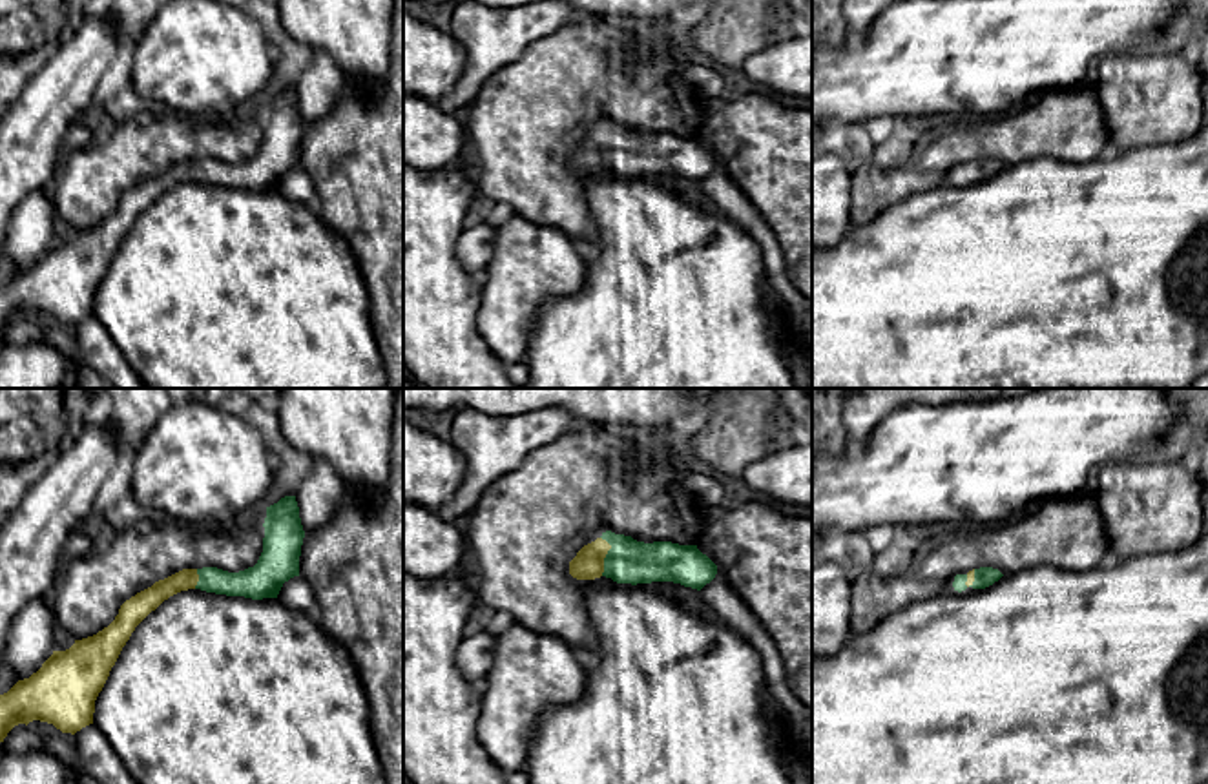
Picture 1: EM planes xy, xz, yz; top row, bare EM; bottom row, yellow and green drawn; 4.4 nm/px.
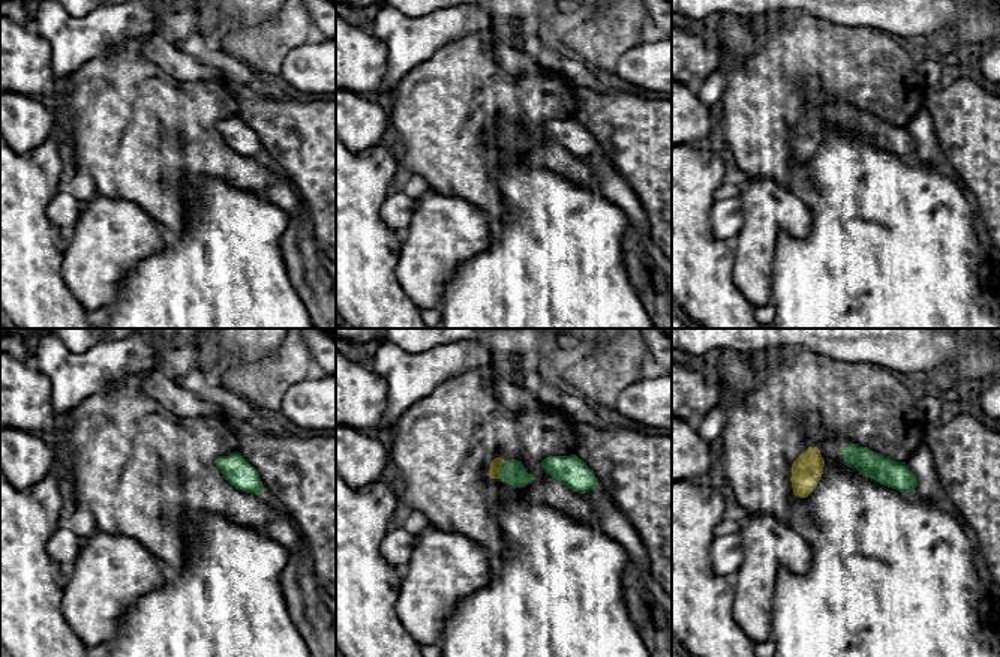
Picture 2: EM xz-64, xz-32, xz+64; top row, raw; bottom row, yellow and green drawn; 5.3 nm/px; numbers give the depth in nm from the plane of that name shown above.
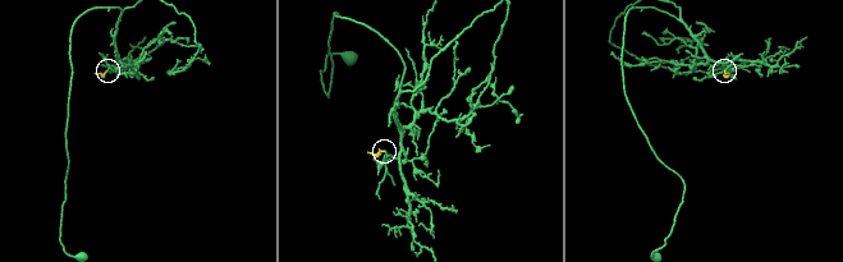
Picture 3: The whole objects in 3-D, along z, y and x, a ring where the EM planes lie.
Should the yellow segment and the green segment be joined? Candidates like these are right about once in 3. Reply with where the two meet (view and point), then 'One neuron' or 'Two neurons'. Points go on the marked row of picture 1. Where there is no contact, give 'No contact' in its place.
Touches yellow at xz (604, 557). One neuron

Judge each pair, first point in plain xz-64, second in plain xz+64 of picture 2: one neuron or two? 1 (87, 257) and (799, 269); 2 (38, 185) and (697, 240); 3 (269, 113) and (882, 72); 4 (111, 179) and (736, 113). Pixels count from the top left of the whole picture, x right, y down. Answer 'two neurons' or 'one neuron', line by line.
1: two neurons
2: one neuron
3: two neurons
4: one neuron

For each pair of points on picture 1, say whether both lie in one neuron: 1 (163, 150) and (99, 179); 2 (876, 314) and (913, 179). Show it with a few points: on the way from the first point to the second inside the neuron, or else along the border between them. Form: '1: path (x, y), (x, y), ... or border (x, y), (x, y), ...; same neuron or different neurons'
1: path (146, 150), (137, 150), (115, 165); same neuron
2: border (949, 179), (902, 197), (873, 219); different neurons

